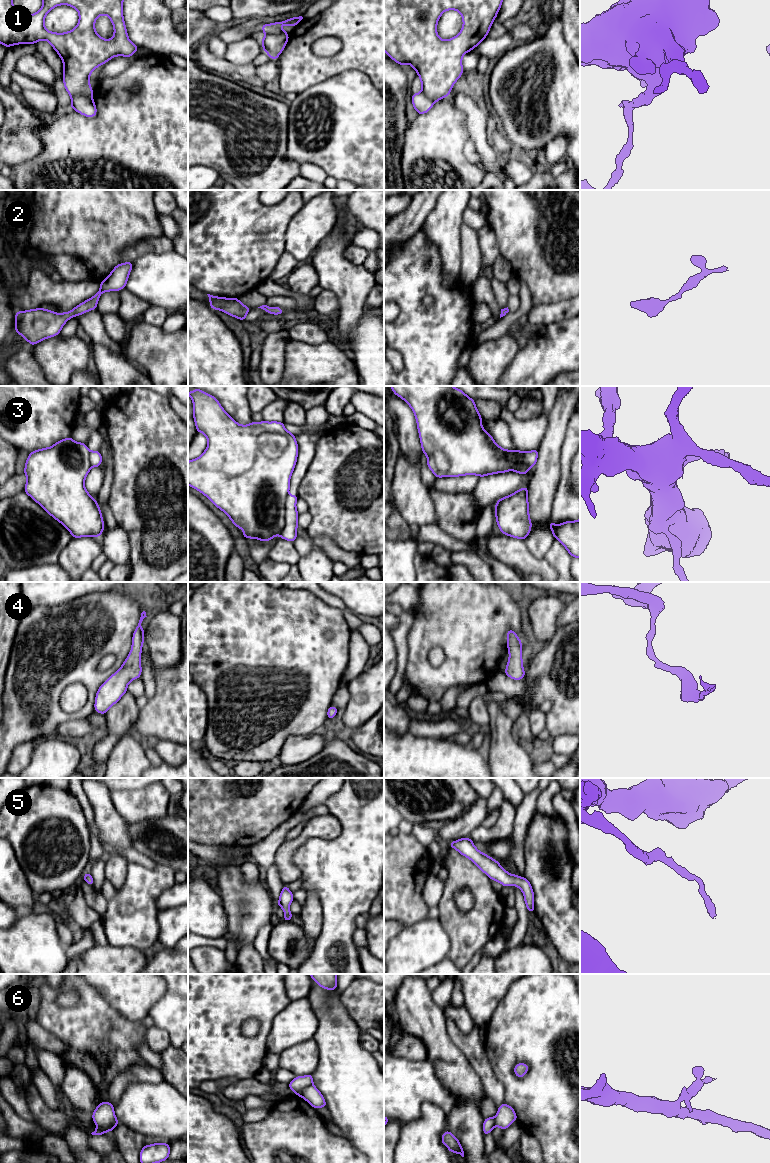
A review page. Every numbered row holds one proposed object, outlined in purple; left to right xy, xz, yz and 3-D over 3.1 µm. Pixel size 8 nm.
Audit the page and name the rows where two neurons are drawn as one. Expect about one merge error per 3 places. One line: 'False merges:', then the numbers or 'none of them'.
False merges: 1, 3, 6

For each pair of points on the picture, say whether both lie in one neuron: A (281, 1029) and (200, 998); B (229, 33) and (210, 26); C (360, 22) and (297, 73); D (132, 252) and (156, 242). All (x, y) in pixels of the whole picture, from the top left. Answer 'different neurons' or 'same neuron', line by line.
A: different neurons
B: different neurons
C: same neuron
D: same neuron

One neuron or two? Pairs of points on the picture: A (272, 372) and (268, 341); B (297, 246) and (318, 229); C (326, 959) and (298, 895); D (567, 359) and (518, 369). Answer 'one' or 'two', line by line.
A: one
B: one
C: two
D: one

